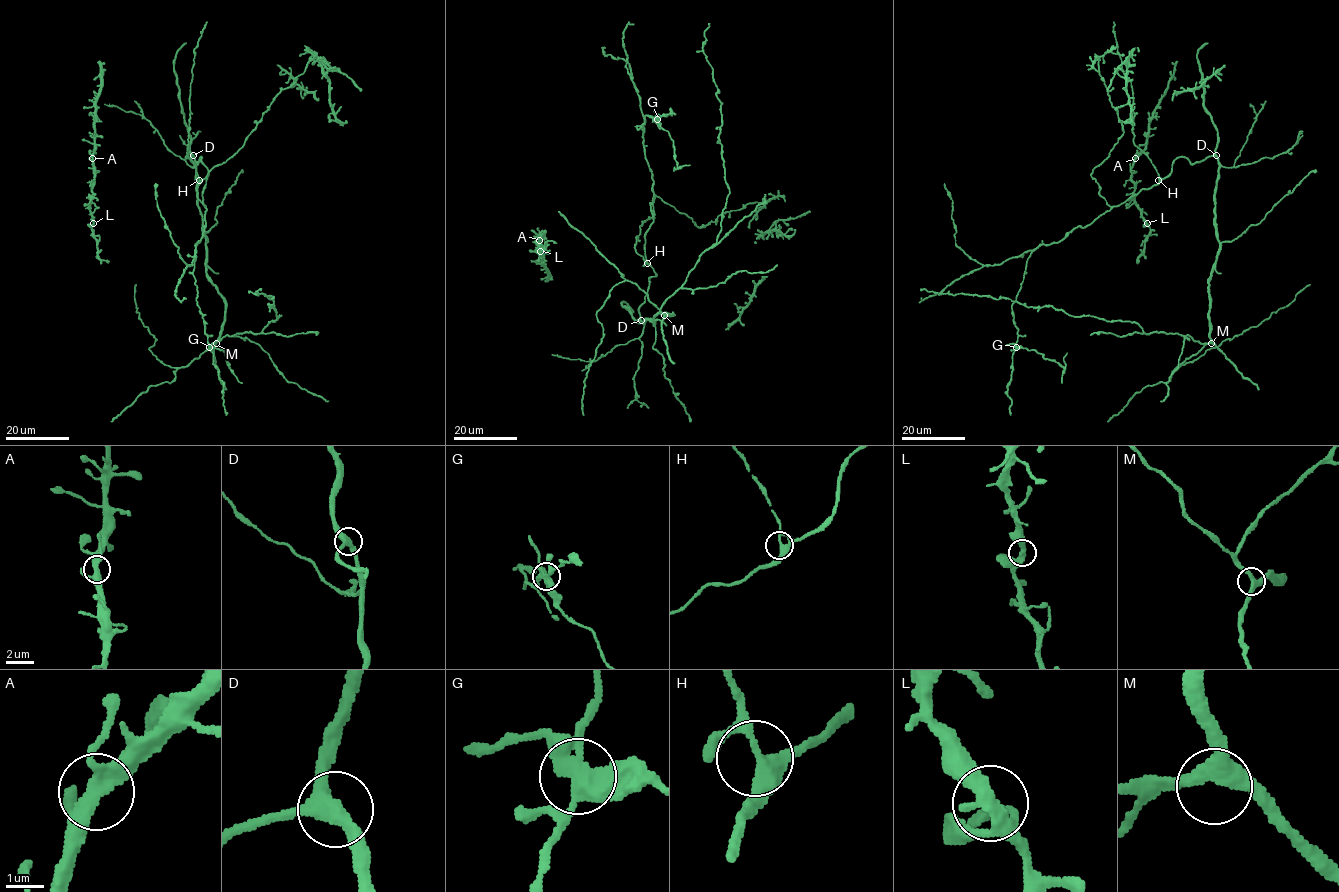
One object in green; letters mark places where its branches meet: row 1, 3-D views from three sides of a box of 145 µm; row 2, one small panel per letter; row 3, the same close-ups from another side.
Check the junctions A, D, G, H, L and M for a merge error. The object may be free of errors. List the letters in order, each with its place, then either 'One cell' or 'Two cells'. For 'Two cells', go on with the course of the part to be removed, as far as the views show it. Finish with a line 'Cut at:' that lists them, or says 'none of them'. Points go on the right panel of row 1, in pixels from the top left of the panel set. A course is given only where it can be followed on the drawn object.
A: Place: (1135, 158). One cell
D: Place: (1216, 155). One cell
G: Place: (1016, 347). Two cells. Course of the part to remove: (1015, 347), (1034, 350), (1045, 358), (1055, 360), (1064, 373), (1061, 383)
H: Place: (1158, 180). One cell
L: Place: (1147, 223). One cell
M: Place: (1211, 343). One cell
Cut at: G

